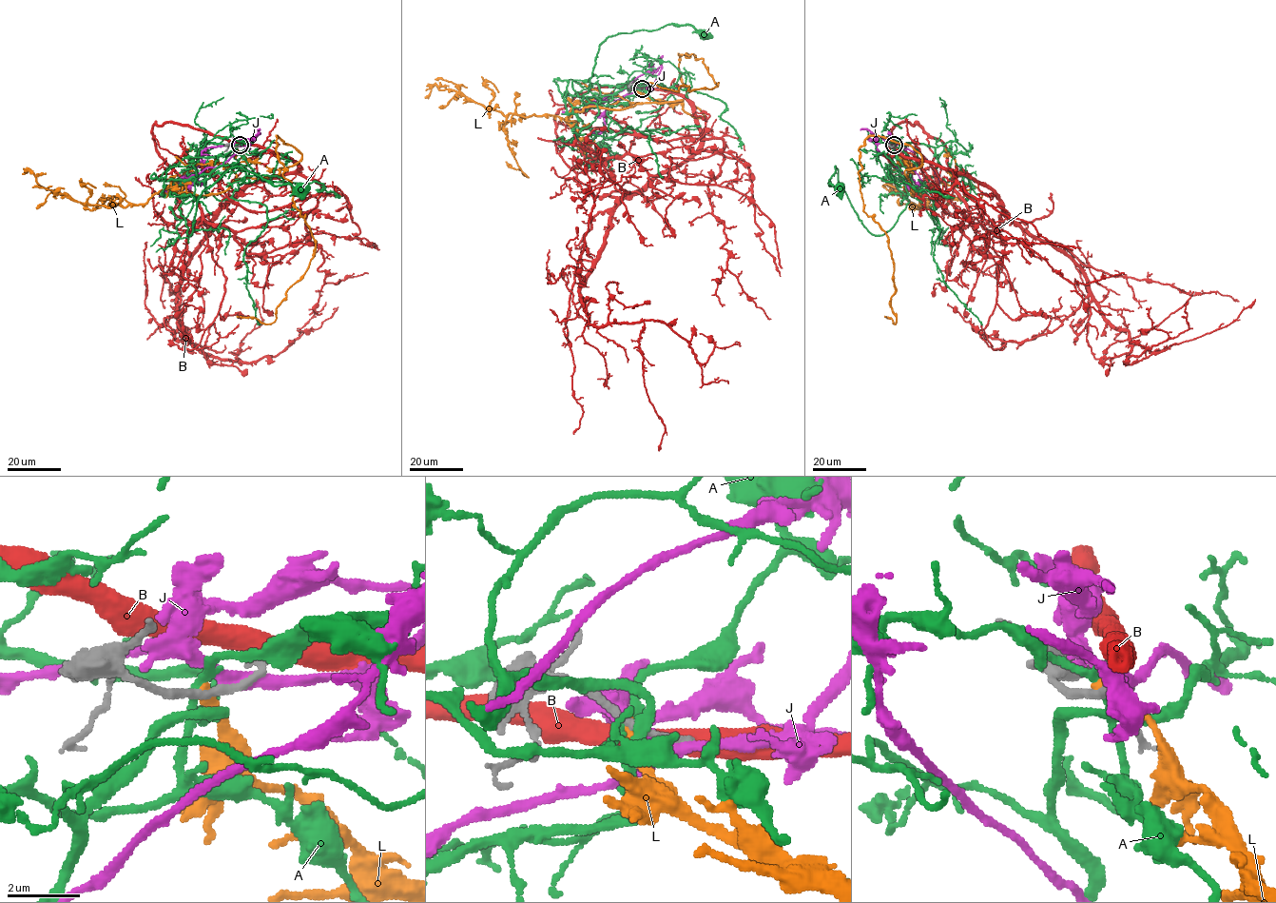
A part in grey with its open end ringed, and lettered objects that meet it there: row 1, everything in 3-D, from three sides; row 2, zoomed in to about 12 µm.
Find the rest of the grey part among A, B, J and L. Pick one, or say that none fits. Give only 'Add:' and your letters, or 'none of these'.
Add: none of these

